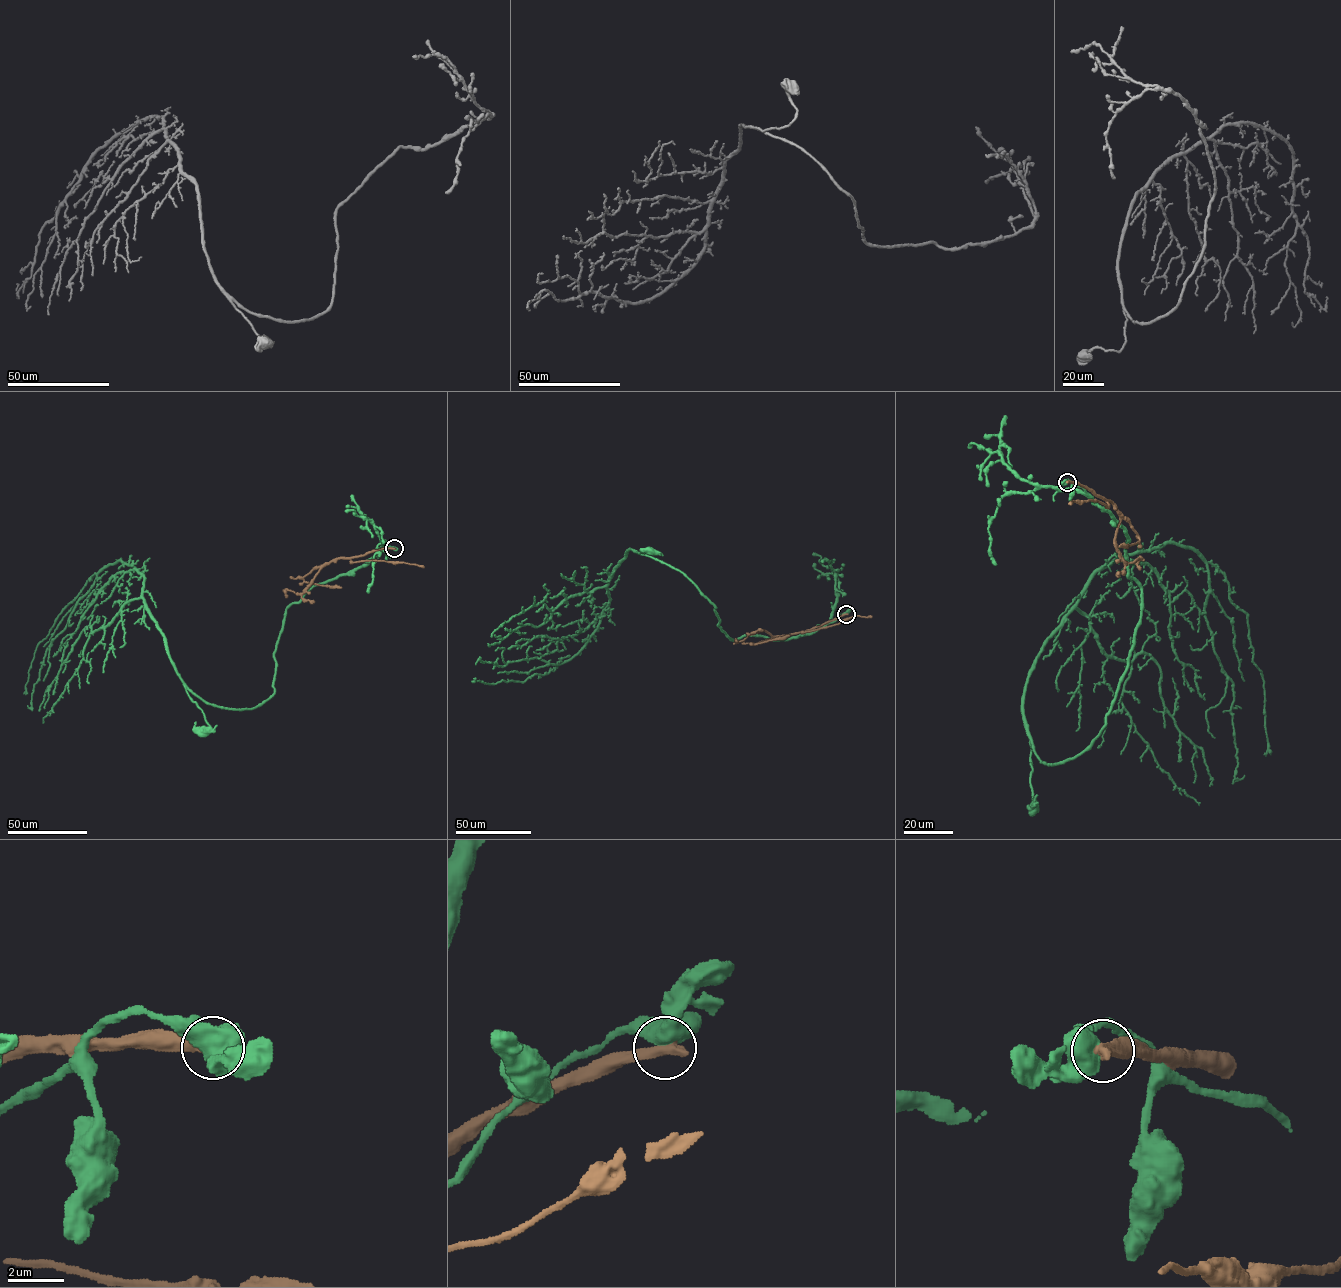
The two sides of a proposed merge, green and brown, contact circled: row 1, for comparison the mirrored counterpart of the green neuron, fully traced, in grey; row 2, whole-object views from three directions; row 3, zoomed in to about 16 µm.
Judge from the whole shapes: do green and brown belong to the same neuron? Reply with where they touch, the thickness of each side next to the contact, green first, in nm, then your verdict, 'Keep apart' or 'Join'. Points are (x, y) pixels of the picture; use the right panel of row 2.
Place: (1067, 482). Thickness 800 nm (green) against 500 nm. Keep apart

